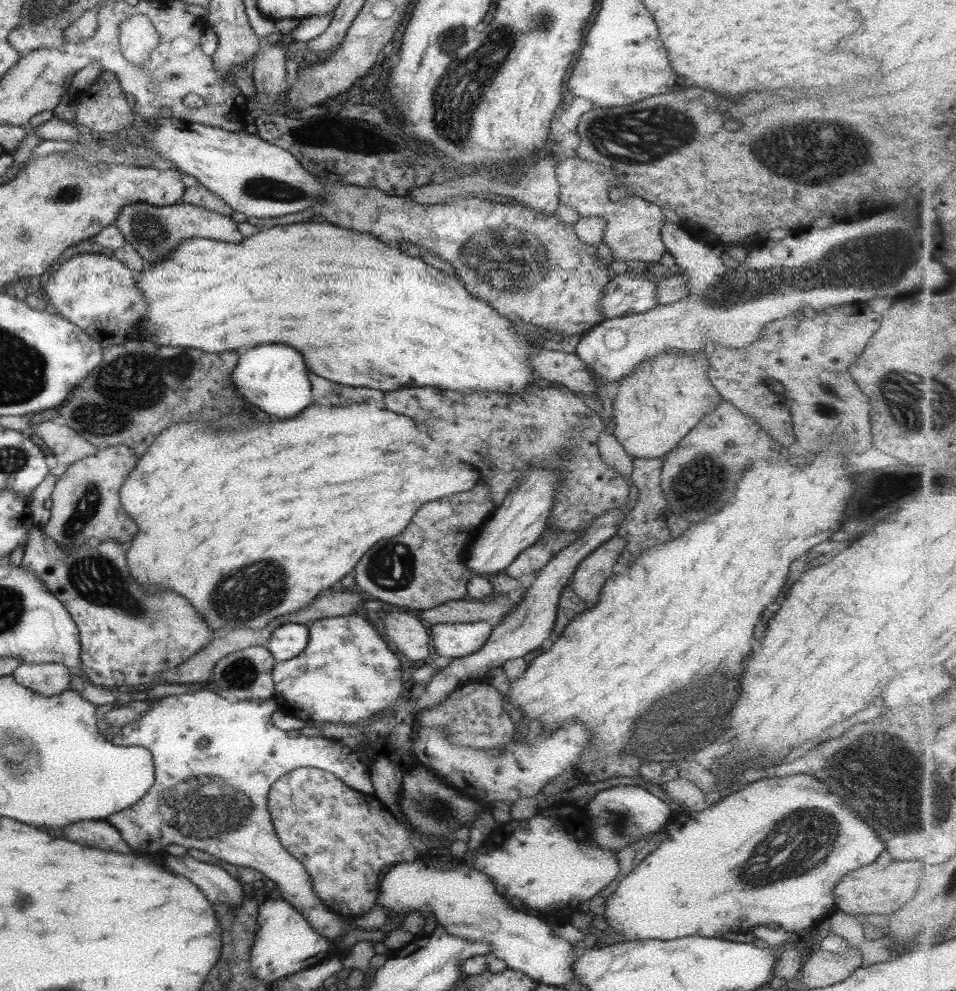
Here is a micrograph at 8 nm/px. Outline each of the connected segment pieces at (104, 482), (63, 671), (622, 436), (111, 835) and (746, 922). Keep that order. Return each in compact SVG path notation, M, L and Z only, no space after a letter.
M117 444L98 449L91 456L73 462L51 491L50 516L47 523L40 527L43 535L55 541L63 553L81 548L89 538L97 538L99 542L129 543L137 532L137 525L123 510L118 494L123 480L135 469L137 460L133 451Z
M23 664L13 669L10 674L17 684L37 692L41 696L53 696L69 689L72 671L63 664Z
M704 349L696 354L667 352L641 362L633 372L619 379L615 401L611 403L614 429L612 434L624 451L641 460L662 458L697 424L702 416L713 412L720 395L707 379L709 364Z
M81 820L73 822L63 830L63 838L75 844L93 844L93 848L109 848L113 852L137 854L121 838L116 828L105 822L95 822L95 820Z
M793 774L784 777L765 777L748 783L739 791L733 792L723 798L713 806L705 808L700 812L691 812L684 817L684 814L673 812L668 819L666 826L663 828L667 832L667 836L661 840L661 843L651 850L641 862L639 868L635 868L633 872L627 874L618 883L615 890L606 898L606 908L603 915L605 922L617 932L625 941L637 940L675 940L681 936L703 936L703 938L713 938L713 936L721 936L725 932L749 932L757 927L757 925L778 926L783 928L789 935L797 935L801 930L814 928L817 923L823 919L823 915L829 914L835 910L835 898L833 898L833 887L841 880L845 874L871 864L881 850L885 848L883 842L877 838L877 834L857 818L857 814L853 814L847 806L843 806L839 802L839 798L827 790L825 784L817 782L815 778L804 774Z

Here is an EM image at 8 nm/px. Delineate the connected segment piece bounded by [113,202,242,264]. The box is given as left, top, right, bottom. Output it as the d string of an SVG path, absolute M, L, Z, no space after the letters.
M145 202L123 204L119 208L113 224L119 229L125 242L129 242L135 248L135 252L148 264L165 260L171 252L175 252L175 248L179 246L181 240L206 238L237 244L237 242L241 242L242 236L237 228L237 223L229 215L221 215L205 209L205 207L181 202L166 207L153 206L145 204Z

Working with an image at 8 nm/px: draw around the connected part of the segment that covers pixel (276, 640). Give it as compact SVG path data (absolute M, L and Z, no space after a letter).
M287 623L273 630L265 647L275 662L283 662L299 656L307 640L306 625Z

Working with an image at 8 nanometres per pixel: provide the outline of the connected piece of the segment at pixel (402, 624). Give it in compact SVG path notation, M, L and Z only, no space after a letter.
M380 612L379 620L383 624L385 640L395 646L409 660L430 660L432 649L427 629L407 613Z

